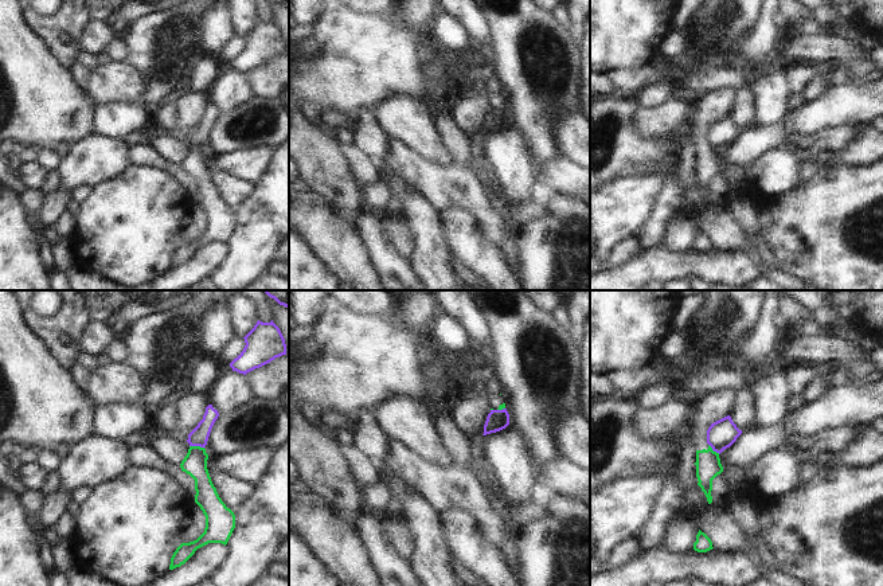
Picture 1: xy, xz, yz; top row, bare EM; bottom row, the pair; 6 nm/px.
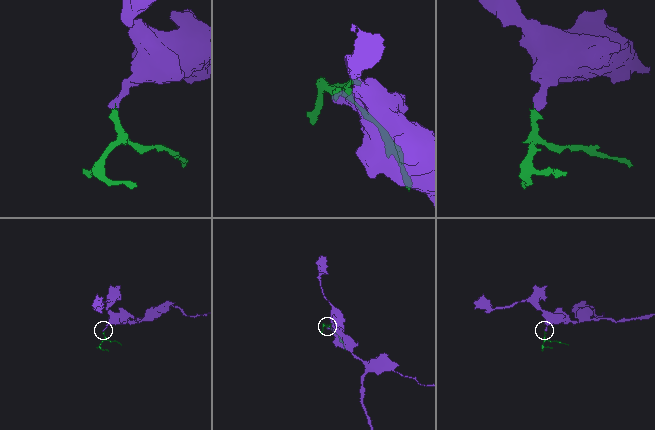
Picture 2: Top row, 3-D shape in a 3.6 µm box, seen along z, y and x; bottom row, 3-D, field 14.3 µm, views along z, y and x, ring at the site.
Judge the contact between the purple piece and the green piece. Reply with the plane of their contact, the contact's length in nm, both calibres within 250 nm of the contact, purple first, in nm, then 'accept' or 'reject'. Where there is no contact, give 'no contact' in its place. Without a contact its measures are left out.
xy | 90 nm | 110/140 nm | reject

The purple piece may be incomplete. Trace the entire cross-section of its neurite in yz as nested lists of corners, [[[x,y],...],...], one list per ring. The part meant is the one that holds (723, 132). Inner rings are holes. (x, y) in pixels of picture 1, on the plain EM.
[[[727,114],[711,122],[707,129],[707,142],[714,151],[720,153],[724,148],[730,146],[741,133],[742,129],[739,129],[731,116]]]

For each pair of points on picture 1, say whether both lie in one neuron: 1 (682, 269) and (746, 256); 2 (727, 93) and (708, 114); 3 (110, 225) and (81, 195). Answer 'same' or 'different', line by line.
1: same
2: same
3: different

